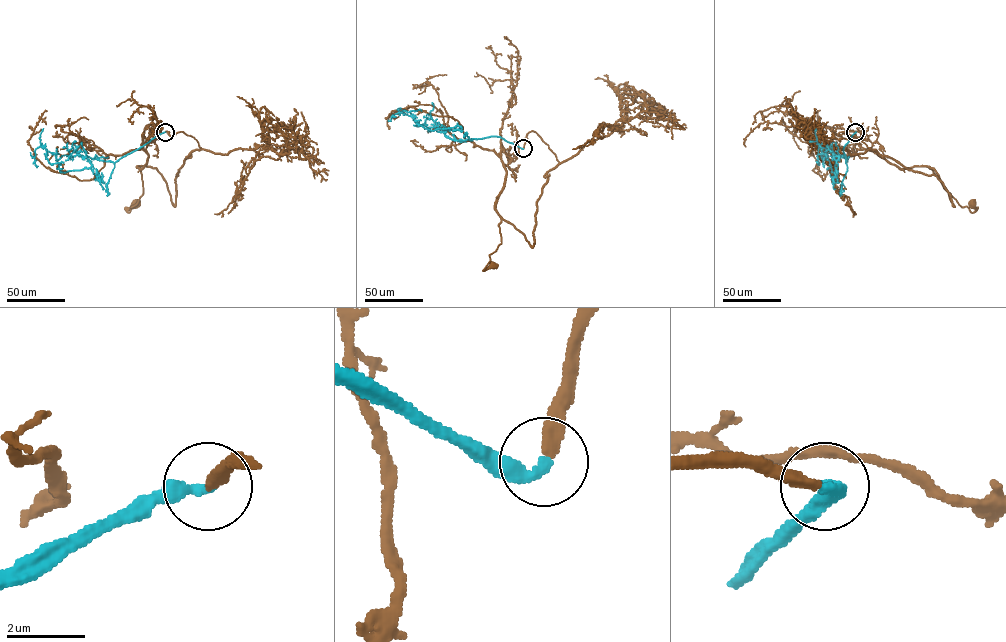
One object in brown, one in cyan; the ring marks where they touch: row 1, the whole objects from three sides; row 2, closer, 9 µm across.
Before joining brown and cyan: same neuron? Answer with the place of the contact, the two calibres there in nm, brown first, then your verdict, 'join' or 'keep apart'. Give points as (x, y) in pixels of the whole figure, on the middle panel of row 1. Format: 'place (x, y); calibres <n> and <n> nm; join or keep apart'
place (523, 148); calibres 340 and 320 nm; join

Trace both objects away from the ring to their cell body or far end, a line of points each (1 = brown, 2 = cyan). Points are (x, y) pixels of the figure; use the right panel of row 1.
1: (855, 132), (838, 135), (935, 175), (954, 207), (932, 168), (960, 205), (973, 212), (971, 204)
2: (855, 132), (844, 146), (847, 161), (840, 157), (835, 166), (837, 170), (831, 171), (818, 144), (818, 162)

